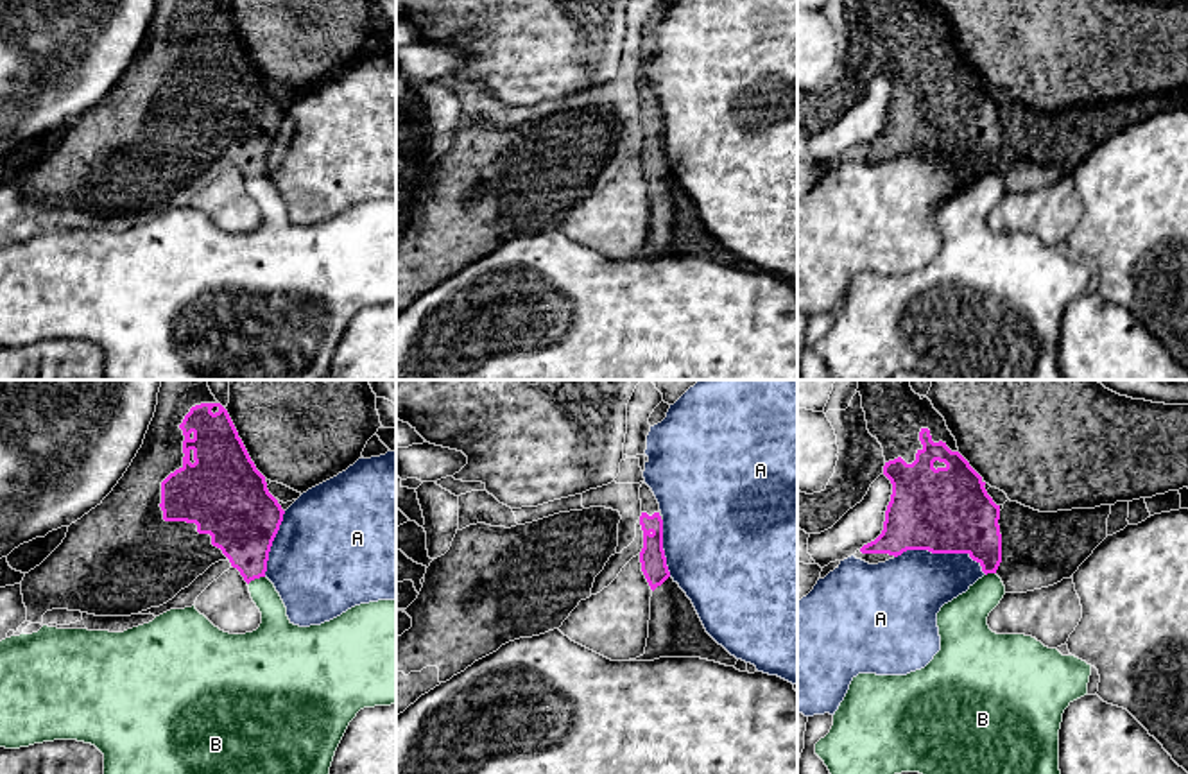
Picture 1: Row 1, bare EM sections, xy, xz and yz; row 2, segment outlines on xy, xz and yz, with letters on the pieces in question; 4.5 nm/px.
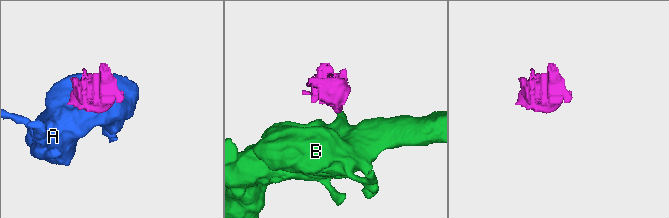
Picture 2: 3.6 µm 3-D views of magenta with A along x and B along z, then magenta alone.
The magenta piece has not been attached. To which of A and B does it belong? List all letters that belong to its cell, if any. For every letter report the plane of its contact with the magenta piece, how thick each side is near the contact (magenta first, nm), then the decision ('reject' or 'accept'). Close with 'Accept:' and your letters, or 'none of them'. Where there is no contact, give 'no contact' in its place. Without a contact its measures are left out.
A: yz | 380/340 nm | reject
B: xy | 300/140 nm | accept
Accept: B

